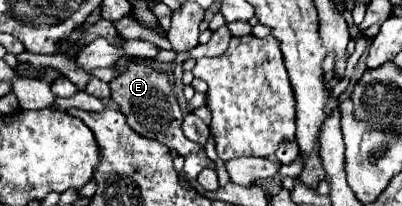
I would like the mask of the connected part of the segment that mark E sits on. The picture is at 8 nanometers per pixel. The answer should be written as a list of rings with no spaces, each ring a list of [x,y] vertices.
[[[121,56],[113,64],[113,68],[117,70],[119,76],[109,82],[111,98],[119,104],[119,110],[123,112],[123,116],[127,118],[131,128],[135,128],[145,138],[153,138],[153,140],[163,142],[165,146],[169,146],[171,150],[175,150],[181,156],[187,156],[187,154],[193,154],[193,152],[195,154],[205,152],[205,146],[193,144],[183,134],[183,128],[181,128],[183,112],[177,104],[177,98],[173,96],[173,92],[169,88],[167,74],[153,70],[145,62],[135,62],[133,56]]]

